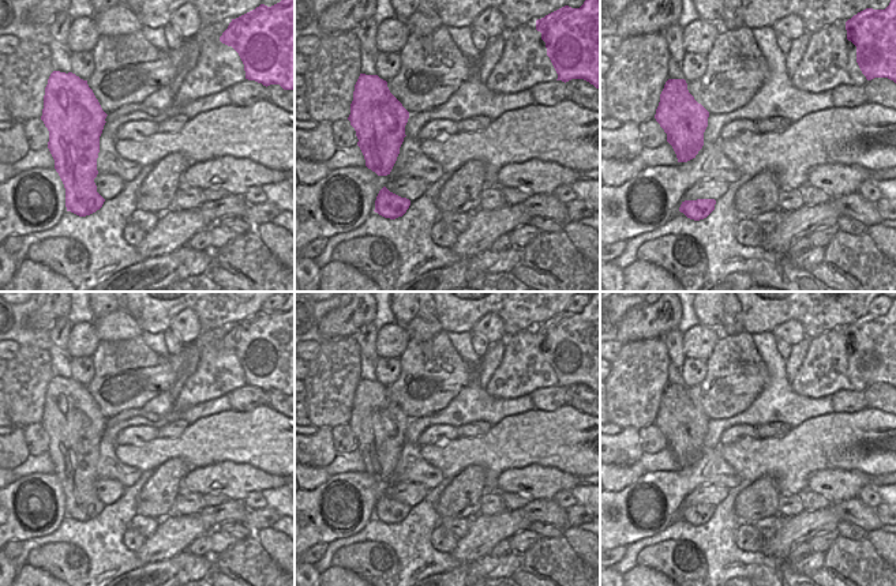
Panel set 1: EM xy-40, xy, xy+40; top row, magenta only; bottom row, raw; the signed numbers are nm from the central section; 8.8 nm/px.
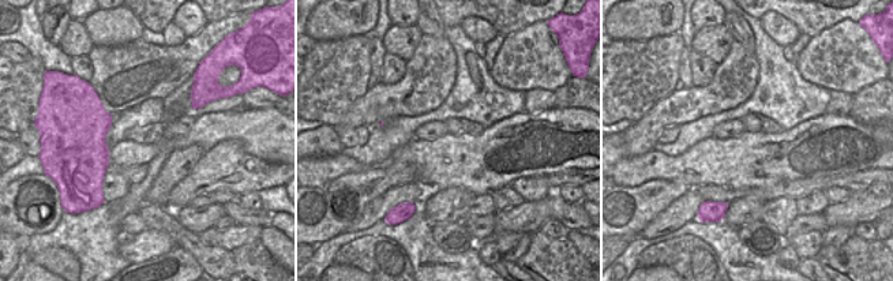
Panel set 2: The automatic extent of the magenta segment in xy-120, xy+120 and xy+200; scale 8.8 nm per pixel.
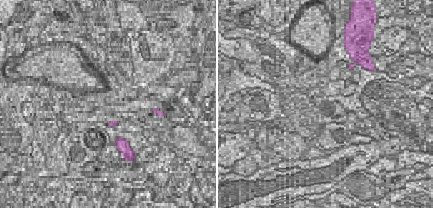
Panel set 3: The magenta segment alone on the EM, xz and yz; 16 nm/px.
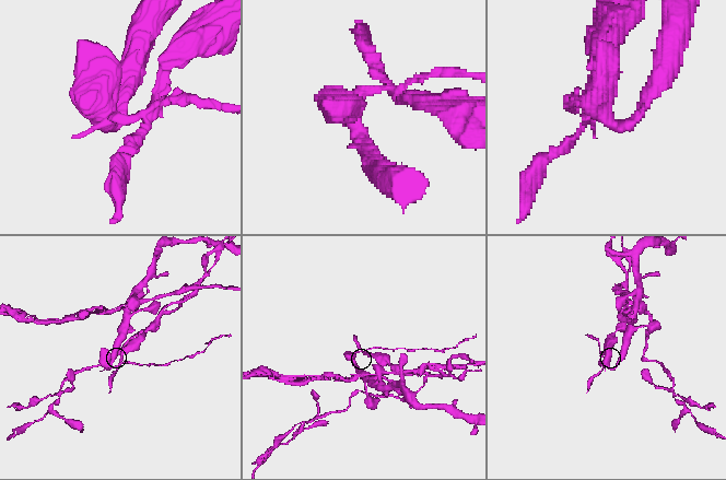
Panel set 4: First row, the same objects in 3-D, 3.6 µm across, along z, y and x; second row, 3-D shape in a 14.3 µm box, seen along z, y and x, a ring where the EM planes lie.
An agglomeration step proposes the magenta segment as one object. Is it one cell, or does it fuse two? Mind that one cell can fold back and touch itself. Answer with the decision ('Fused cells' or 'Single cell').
Fused cells

